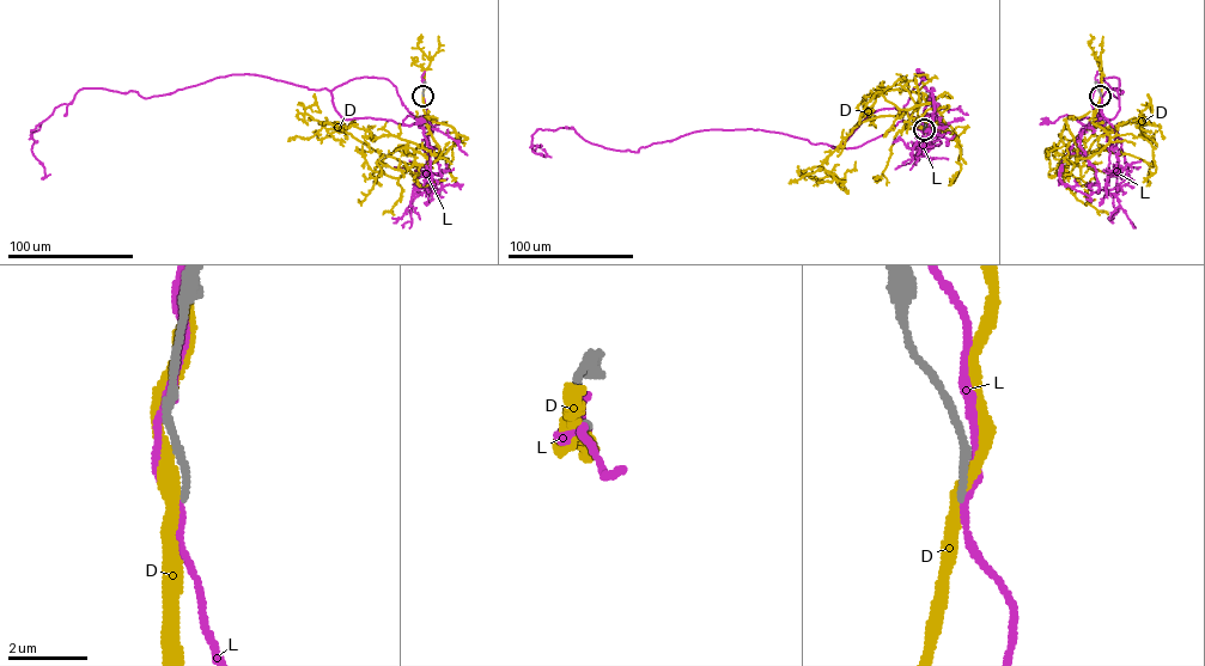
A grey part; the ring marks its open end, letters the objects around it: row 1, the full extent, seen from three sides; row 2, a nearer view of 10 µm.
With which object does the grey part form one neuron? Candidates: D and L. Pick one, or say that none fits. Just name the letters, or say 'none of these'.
none of these

